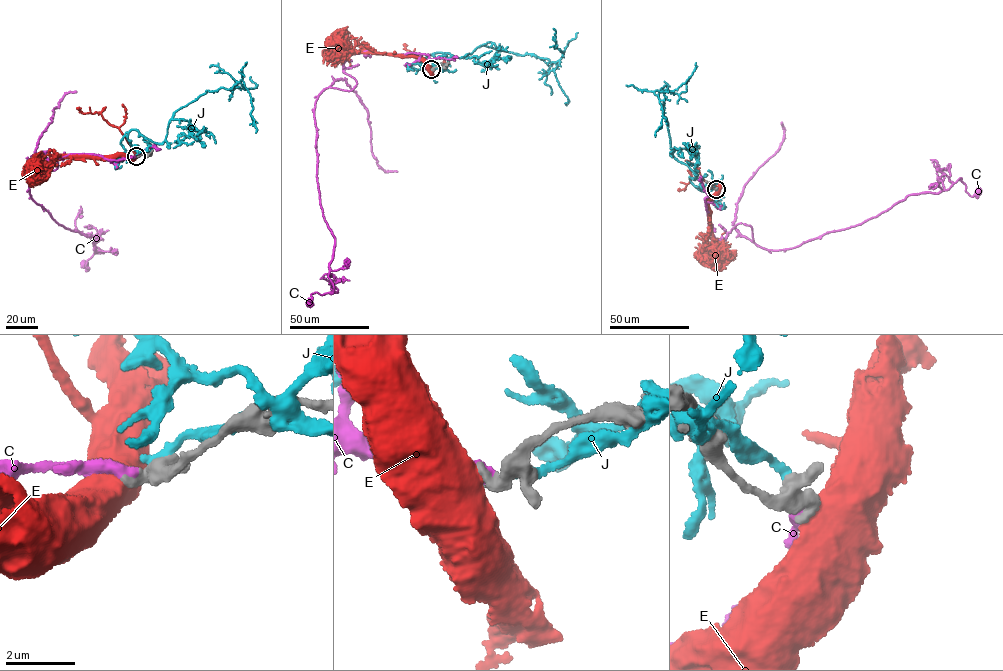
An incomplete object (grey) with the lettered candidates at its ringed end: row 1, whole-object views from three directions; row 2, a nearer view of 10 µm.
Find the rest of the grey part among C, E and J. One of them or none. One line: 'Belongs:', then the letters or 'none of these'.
Belongs: C

